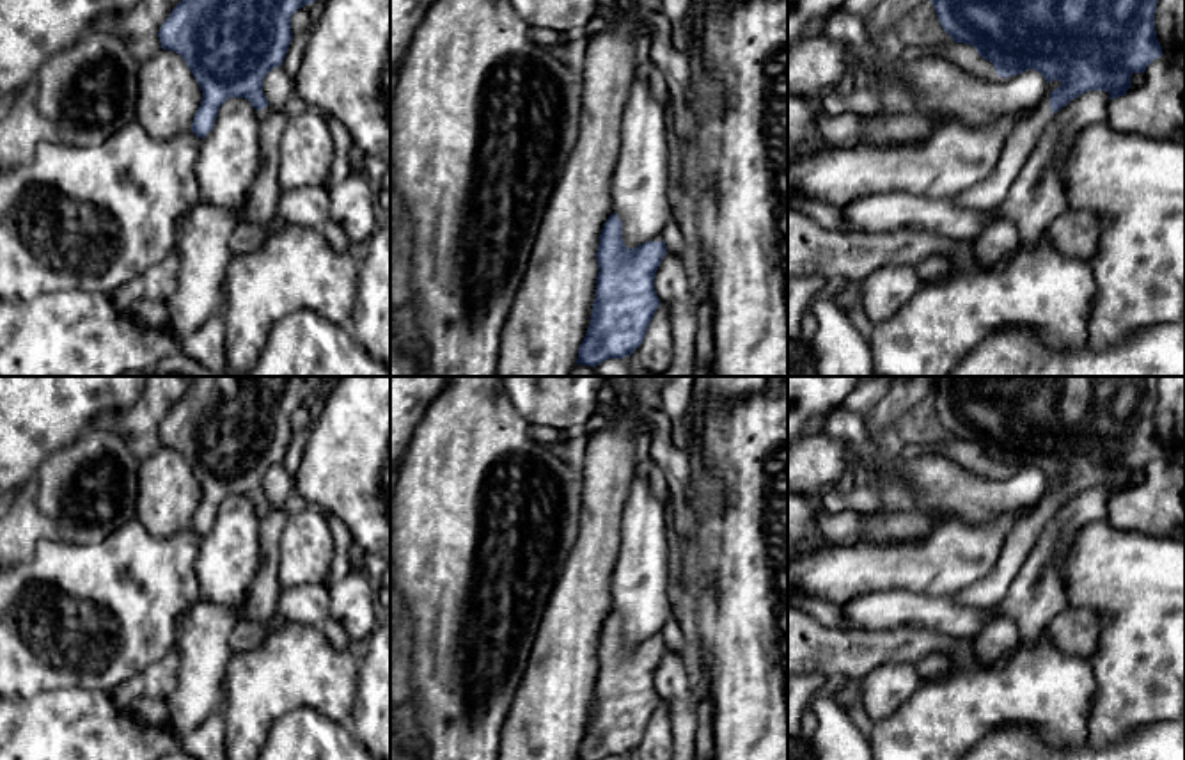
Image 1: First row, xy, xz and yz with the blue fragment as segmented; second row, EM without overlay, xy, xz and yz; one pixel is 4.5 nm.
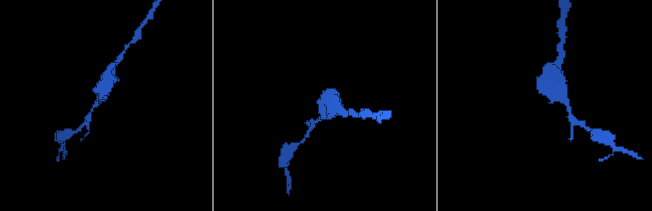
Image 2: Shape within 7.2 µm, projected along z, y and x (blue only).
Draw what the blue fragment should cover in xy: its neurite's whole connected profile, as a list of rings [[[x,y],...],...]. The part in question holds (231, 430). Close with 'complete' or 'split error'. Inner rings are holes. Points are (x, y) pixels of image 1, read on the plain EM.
[[[195,376],[184,396],[160,424],[163,447],[183,455],[200,483],[202,499],[192,529],[204,536],[215,524],[220,504],[229,495],[245,495],[263,520],[271,504],[264,494],[264,474],[282,463],[289,447],[293,412],[316,400],[332,376]]]; split error

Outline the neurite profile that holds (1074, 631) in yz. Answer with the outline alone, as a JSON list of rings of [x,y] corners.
[[[1064,607],[1047,627],[1050,641],[1066,655],[1089,659],[1096,653],[1102,618],[1093,609]]]

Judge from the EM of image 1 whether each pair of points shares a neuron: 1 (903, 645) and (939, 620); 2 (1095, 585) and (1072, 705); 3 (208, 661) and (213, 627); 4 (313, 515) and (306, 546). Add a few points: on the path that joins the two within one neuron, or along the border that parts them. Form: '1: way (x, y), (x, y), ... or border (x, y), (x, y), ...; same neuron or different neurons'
1: border (884, 629), (926, 627), (960, 638); different neurons
2: border (1090, 661), (1095, 680), (1093, 702); different neurons
3: way (208, 652), (208, 636); same neuron
4: way (311, 522), (306, 538); same neuron

